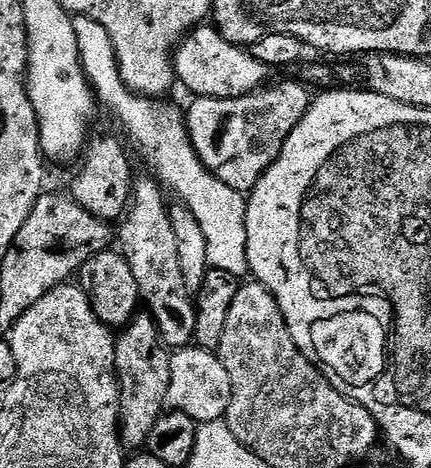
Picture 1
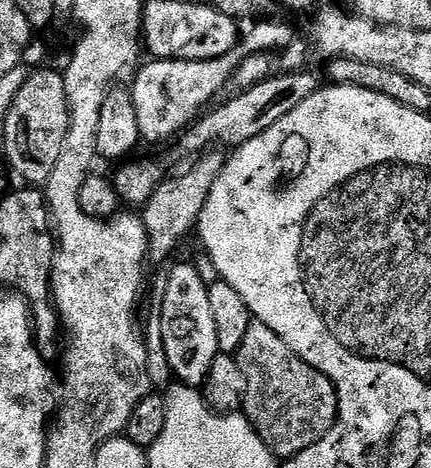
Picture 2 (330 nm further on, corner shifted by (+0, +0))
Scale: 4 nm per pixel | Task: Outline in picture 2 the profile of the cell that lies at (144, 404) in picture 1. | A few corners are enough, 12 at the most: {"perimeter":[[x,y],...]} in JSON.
{"perimeter":[[209,150],[143,205],[148,259],[160,264],[199,225],[224,169]]}

